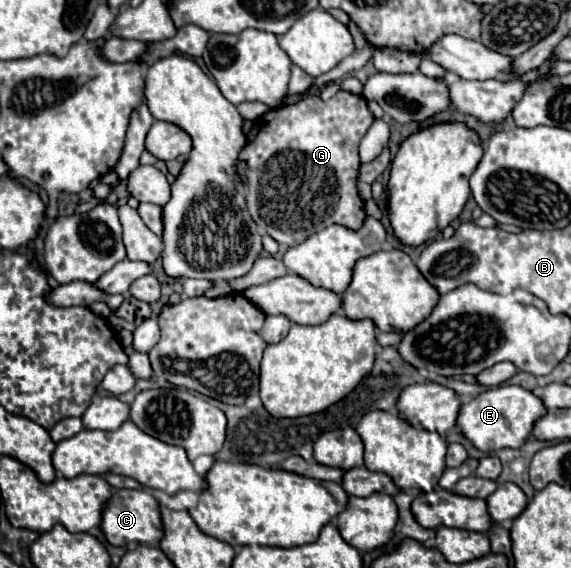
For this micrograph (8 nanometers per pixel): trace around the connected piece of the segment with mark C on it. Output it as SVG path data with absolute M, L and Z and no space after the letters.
M115 490L105 512L101 528L105 538L113 546L127 546L131 542L137 544L159 544L163 538L163 522L159 512L159 502L149 490Z

